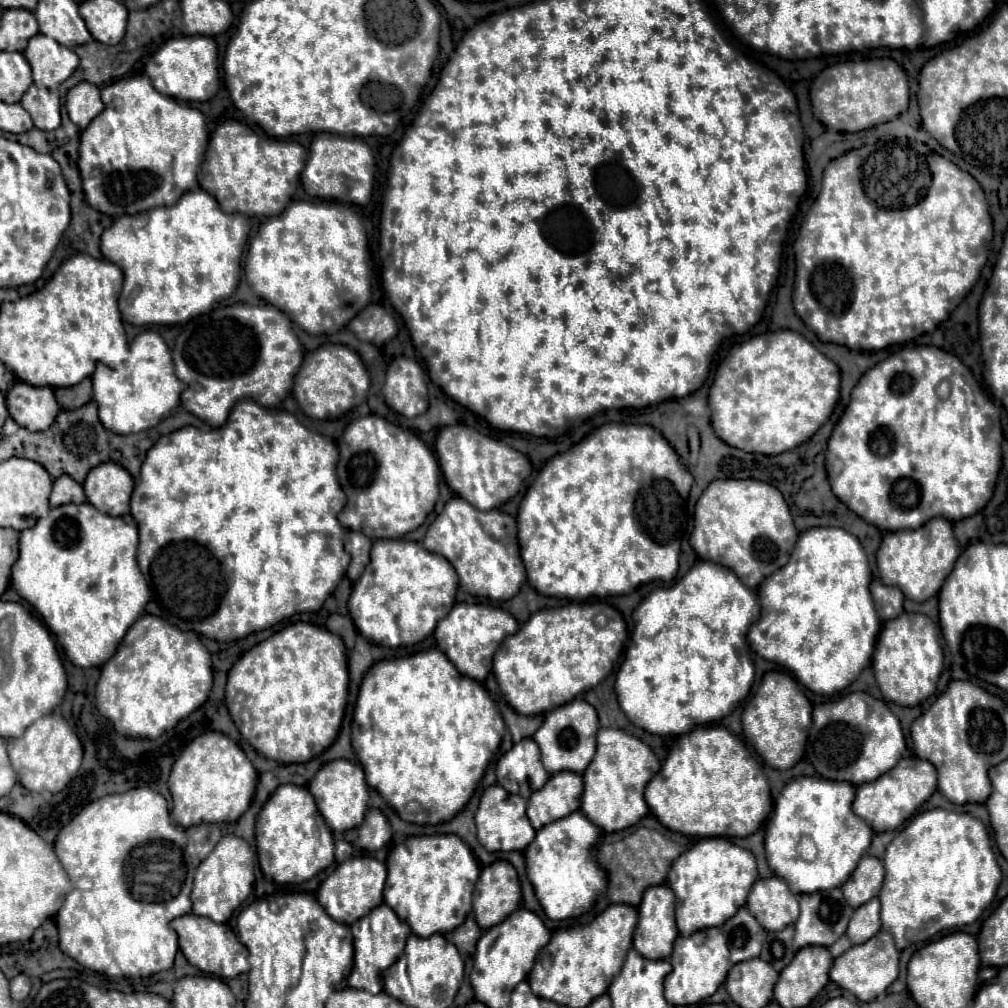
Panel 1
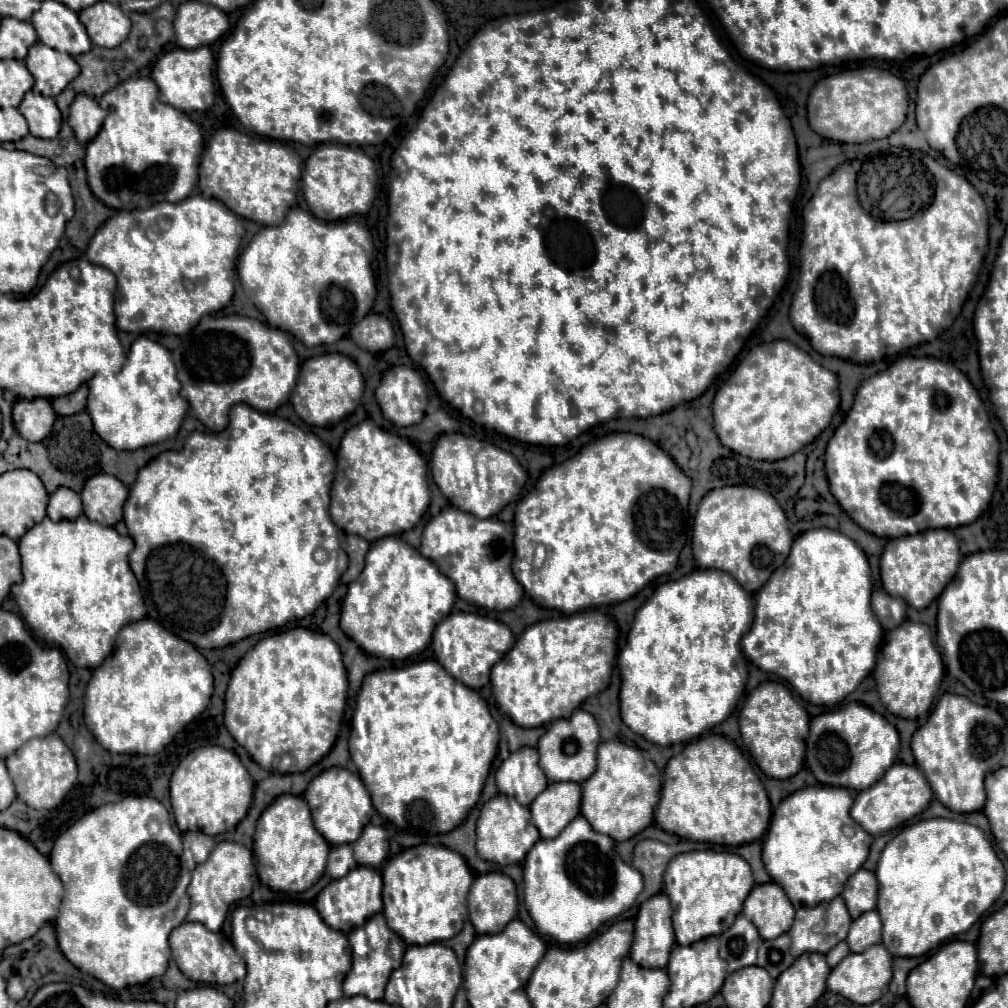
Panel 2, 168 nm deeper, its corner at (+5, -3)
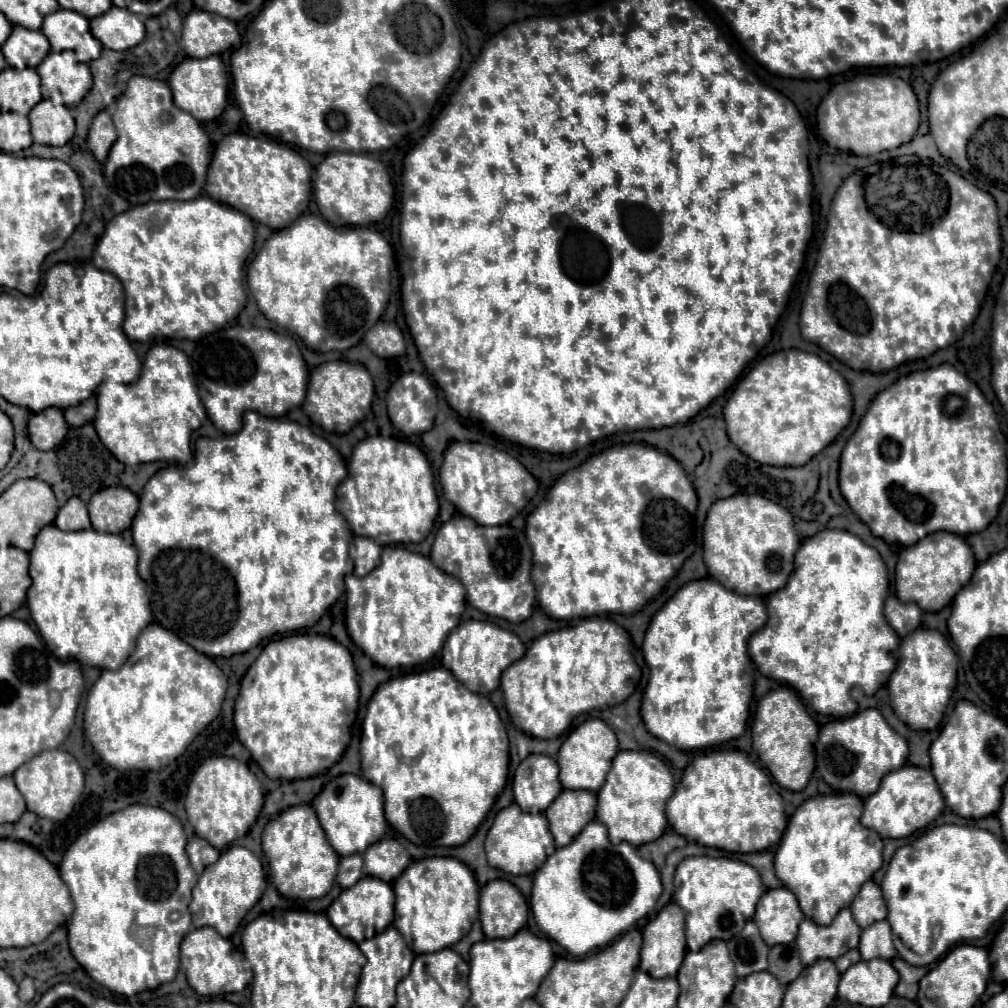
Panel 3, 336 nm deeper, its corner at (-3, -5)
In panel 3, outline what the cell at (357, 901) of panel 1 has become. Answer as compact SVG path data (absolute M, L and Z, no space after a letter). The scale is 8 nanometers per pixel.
M362 877L356 885L340 893L340 897L326 909L326 915L330 923L340 931L340 935L356 943L370 939L372 935L376 935L376 931L384 931L384 927L392 923L392 917L394 917L392 885L376 877Z

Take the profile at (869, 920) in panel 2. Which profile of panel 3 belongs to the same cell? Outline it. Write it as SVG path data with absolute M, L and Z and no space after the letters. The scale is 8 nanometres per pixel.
M878 921L866 927L860 935L858 949L860 949L862 959L874 959L874 957L894 959L896 949L892 945L892 929L888 921Z

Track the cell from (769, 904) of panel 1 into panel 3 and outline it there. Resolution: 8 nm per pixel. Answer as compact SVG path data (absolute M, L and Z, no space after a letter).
M786 887L768 889L756 905L754 913L754 923L770 947L794 941L800 919L804 919L804 913L800 911L792 891Z

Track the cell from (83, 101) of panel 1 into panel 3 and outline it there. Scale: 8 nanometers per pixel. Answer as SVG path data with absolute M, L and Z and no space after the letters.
M100 111L92 119L92 125L88 129L88 139L86 141L88 141L90 151L102 163L106 159L112 143L116 141L116 131L114 131L114 125L112 125L112 119L110 119L108 111Z

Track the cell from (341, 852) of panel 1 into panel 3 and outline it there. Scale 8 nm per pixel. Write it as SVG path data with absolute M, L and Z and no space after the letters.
M356 853L356 855L348 855L348 857L342 857L340 859L340 867L338 867L338 875L336 875L336 881L340 883L340 887L352 887L360 877L362 877L362 855Z

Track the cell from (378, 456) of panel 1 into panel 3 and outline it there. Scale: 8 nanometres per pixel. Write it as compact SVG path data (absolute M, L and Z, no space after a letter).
M382 435L366 437L354 447L348 477L336 489L336 509L356 535L376 539L380 545L420 543L438 515L431 464L412 443Z

